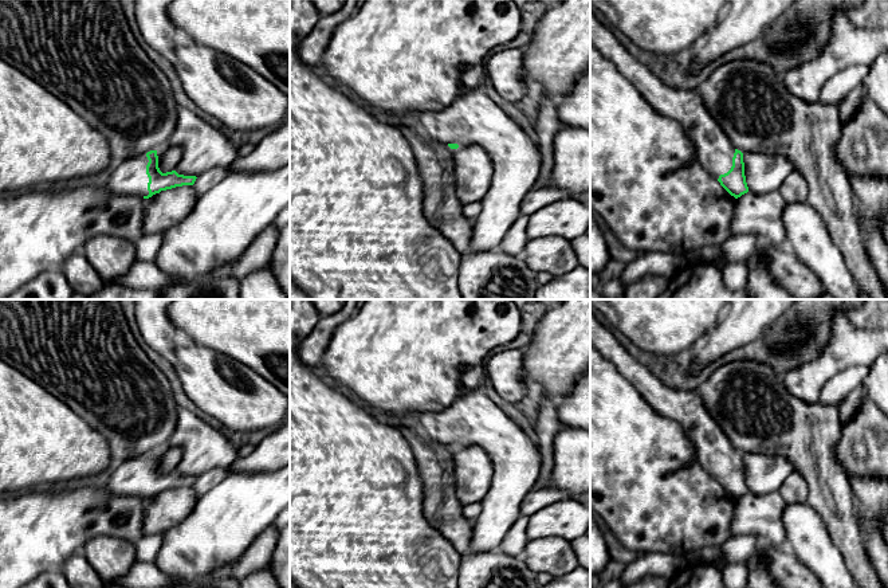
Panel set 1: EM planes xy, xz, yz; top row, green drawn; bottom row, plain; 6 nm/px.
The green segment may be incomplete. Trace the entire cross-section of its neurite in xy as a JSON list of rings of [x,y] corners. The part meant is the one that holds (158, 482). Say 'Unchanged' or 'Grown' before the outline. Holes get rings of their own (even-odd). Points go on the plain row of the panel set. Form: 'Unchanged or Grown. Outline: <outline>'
Grown. Outline: [[[180,408],[177,426],[162,448],[177,447],[181,450],[181,460],[172,473],[162,474],[158,469],[157,451],[146,455],[133,456],[113,469],[107,490],[118,495],[138,495],[149,499],[161,491],[182,486],[193,486],[196,479],[207,471],[228,467],[237,456],[237,447],[220,431],[190,411]]]

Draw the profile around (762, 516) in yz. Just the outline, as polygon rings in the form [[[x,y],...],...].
[[[750,491],[735,499],[731,522],[734,536],[753,534],[761,542],[779,546],[786,538],[783,511],[786,502],[779,491],[754,495]]]

